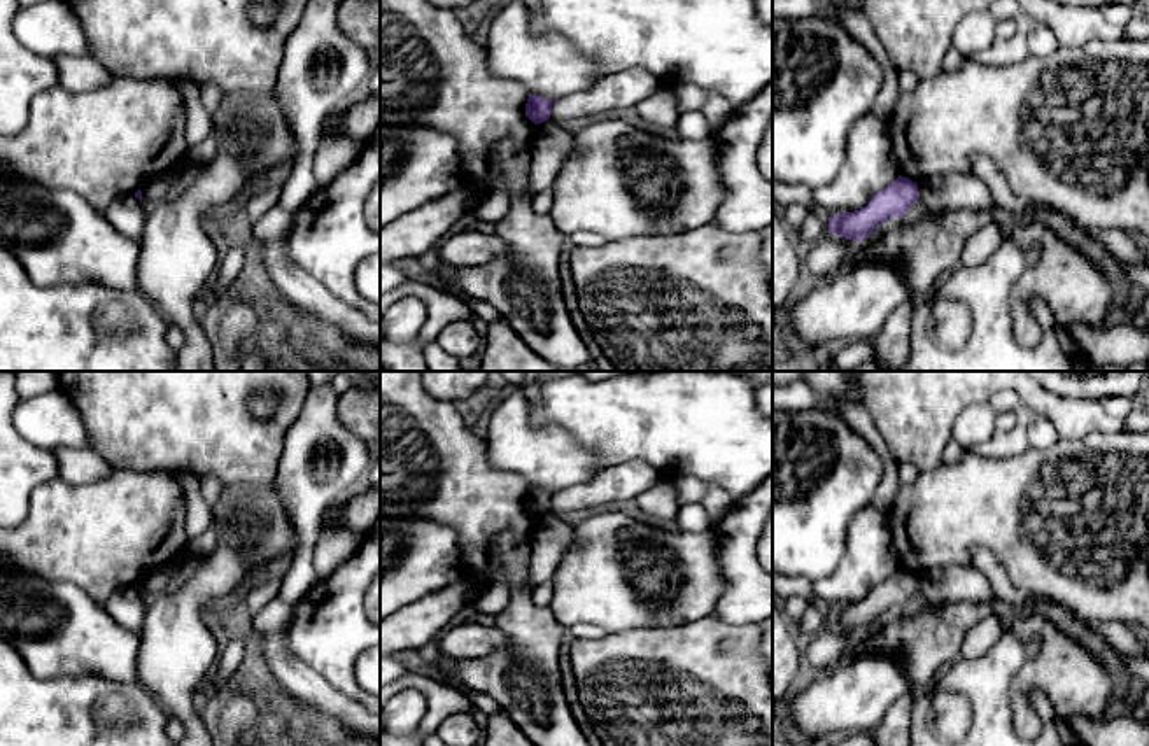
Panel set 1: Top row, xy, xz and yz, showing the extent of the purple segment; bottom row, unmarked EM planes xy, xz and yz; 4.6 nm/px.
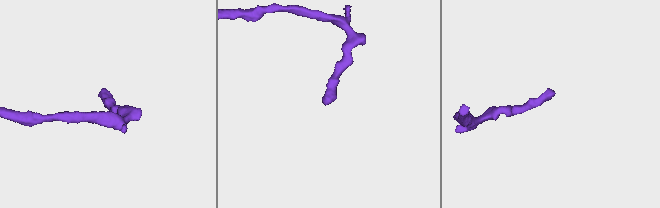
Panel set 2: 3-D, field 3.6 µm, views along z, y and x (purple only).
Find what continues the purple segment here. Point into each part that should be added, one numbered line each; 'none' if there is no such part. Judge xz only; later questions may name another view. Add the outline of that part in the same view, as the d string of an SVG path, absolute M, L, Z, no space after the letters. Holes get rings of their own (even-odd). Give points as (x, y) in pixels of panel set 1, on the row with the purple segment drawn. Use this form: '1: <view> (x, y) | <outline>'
none

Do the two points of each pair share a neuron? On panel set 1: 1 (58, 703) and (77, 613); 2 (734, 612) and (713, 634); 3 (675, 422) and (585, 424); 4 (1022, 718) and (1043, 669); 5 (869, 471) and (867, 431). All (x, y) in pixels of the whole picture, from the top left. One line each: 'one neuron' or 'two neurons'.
1: two neurons
2: two neurons
3: one neuron
4: one neuron
5: two neurons

